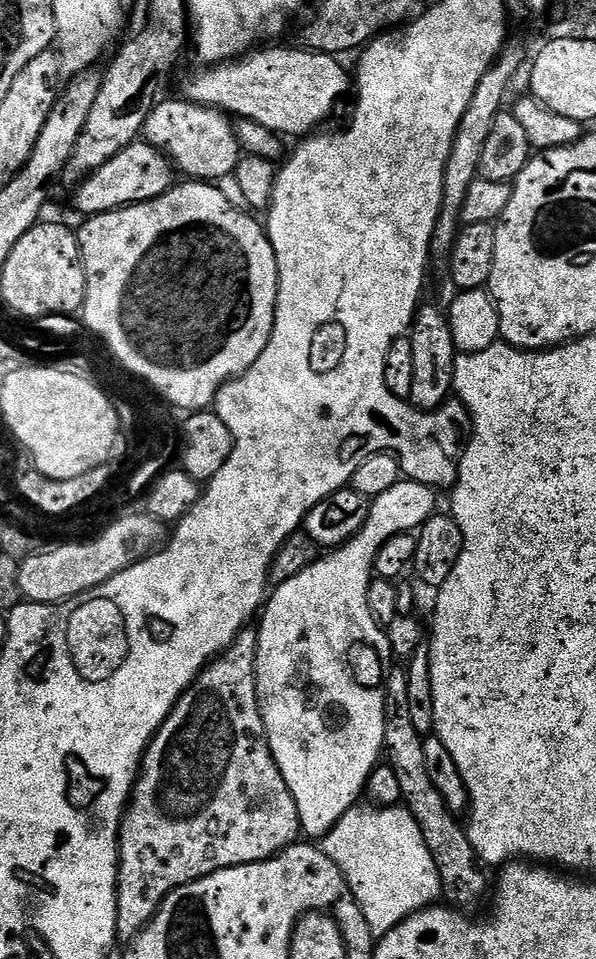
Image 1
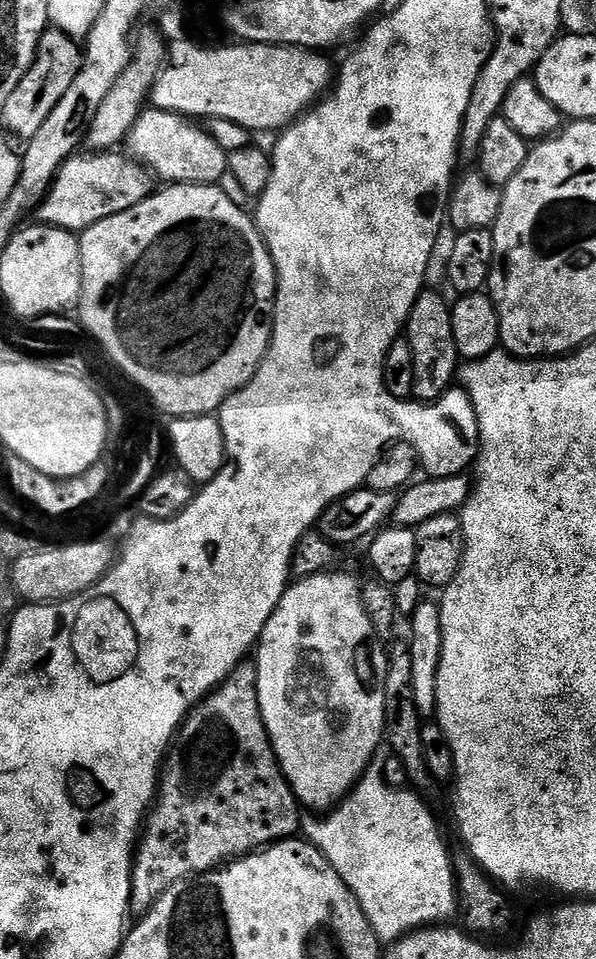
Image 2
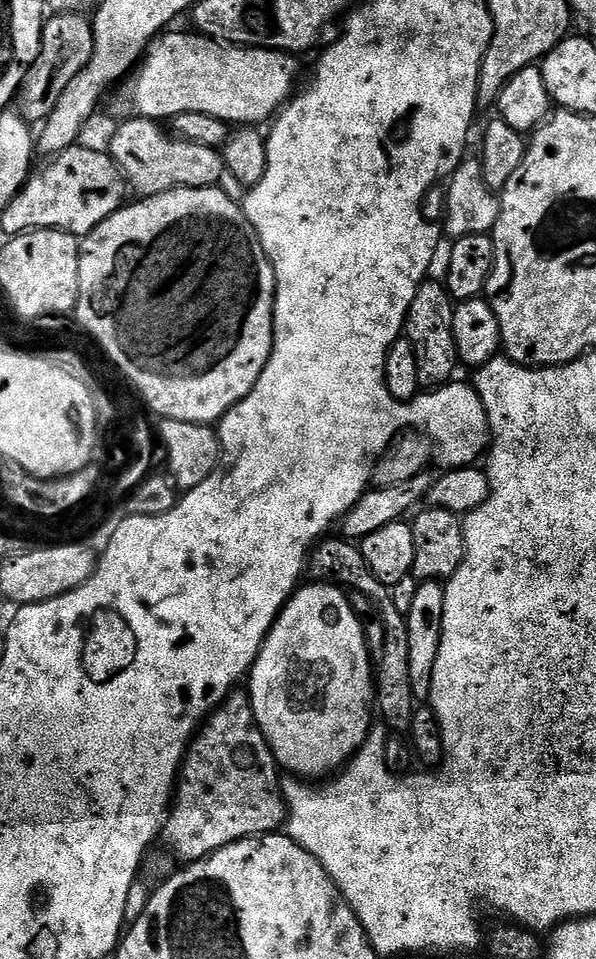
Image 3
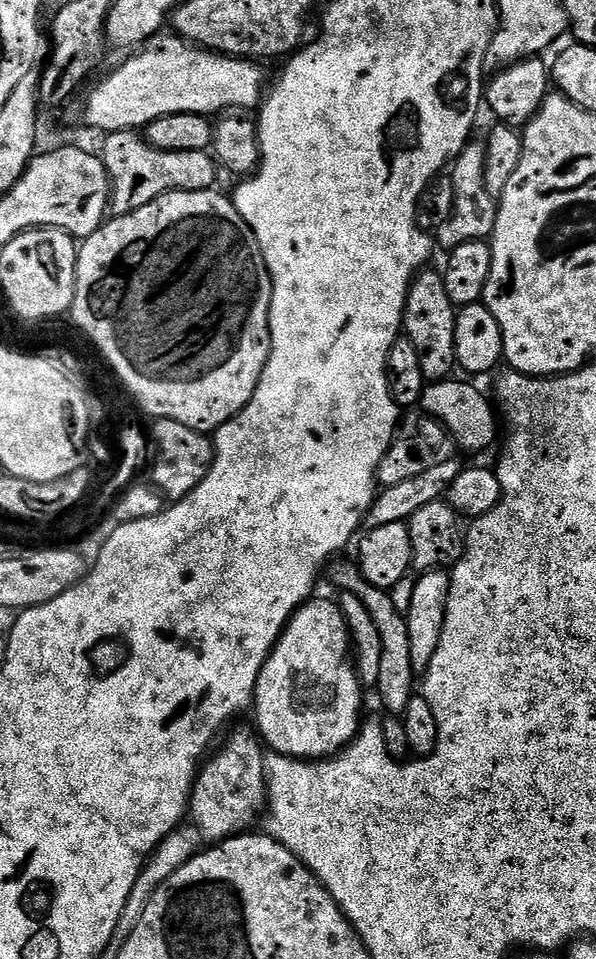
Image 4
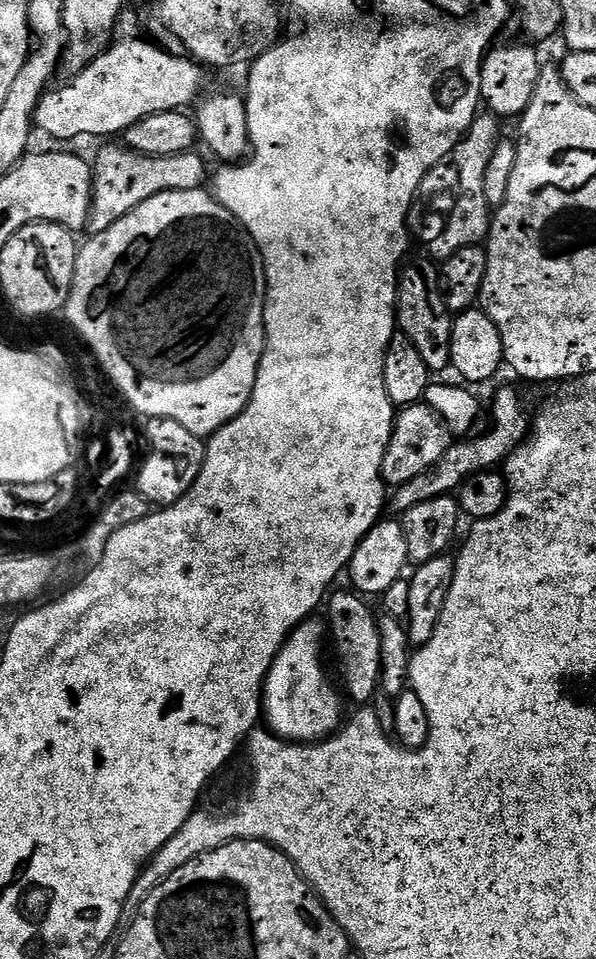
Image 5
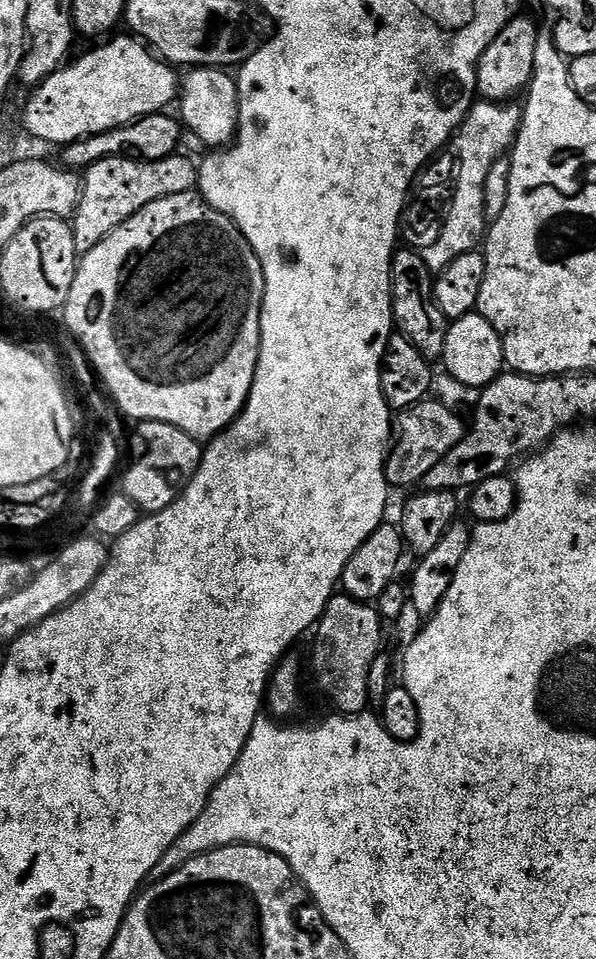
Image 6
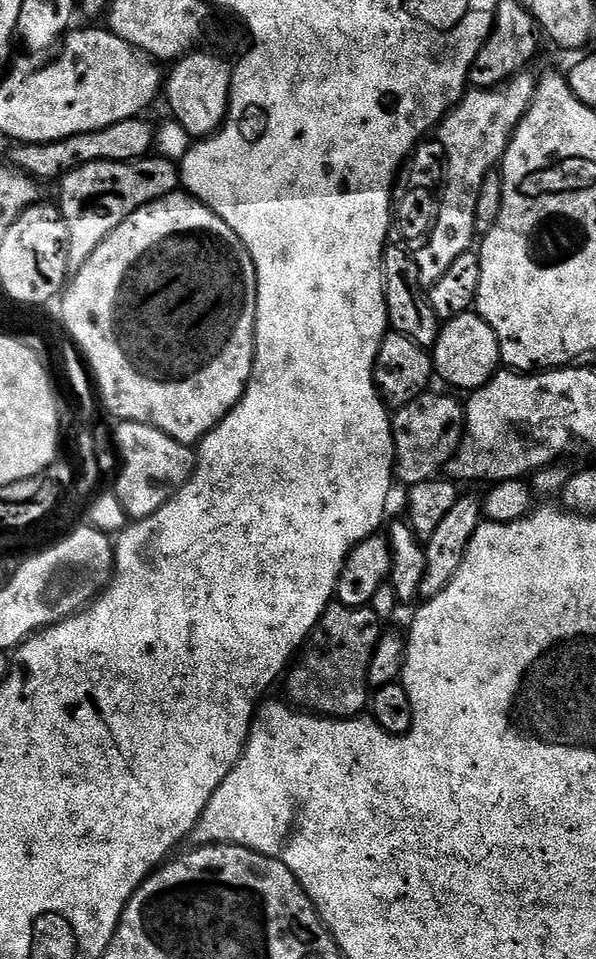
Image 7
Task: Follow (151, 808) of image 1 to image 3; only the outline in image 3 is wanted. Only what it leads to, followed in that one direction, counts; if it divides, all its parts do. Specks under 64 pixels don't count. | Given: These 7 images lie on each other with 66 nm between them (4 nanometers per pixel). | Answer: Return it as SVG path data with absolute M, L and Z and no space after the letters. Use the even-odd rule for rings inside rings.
M233 691L232 695L200 725L199 732L192 738L191 744L188 745L188 752L184 756L182 765L182 779L179 781L178 787L174 793L174 799L168 814L168 821L164 823L164 831L162 833L162 844L173 852L171 855L180 862L191 862L194 860L205 860L211 852L216 852L219 848L230 846L239 840L245 840L251 836L266 836L276 834L285 827L288 819L288 806L284 802L284 793L282 791L282 772L276 763L276 755L270 750L270 746L266 742L266 738L262 734L262 730L256 724L256 715L252 709L252 701L243 691Z

